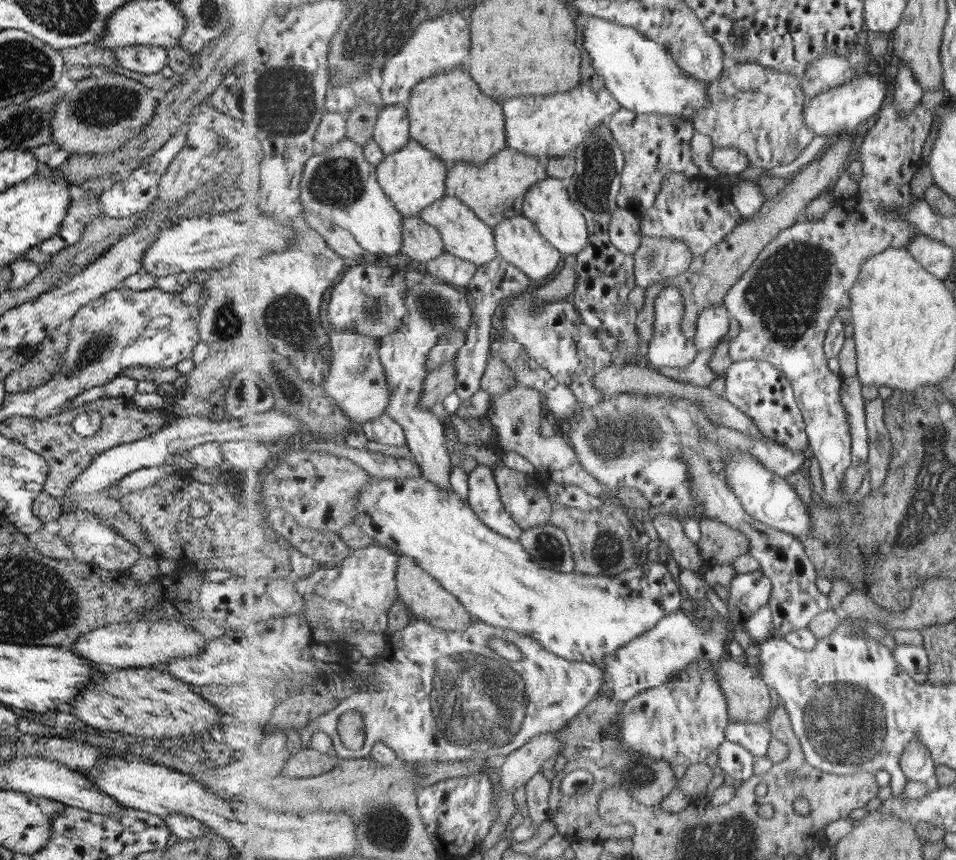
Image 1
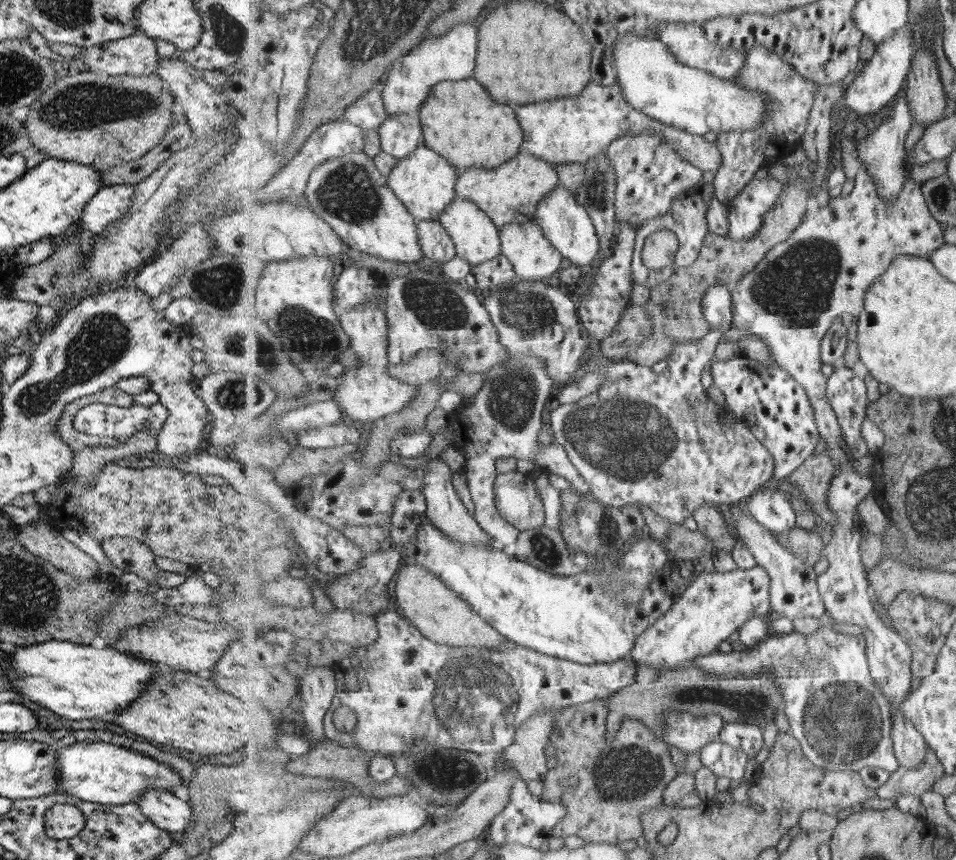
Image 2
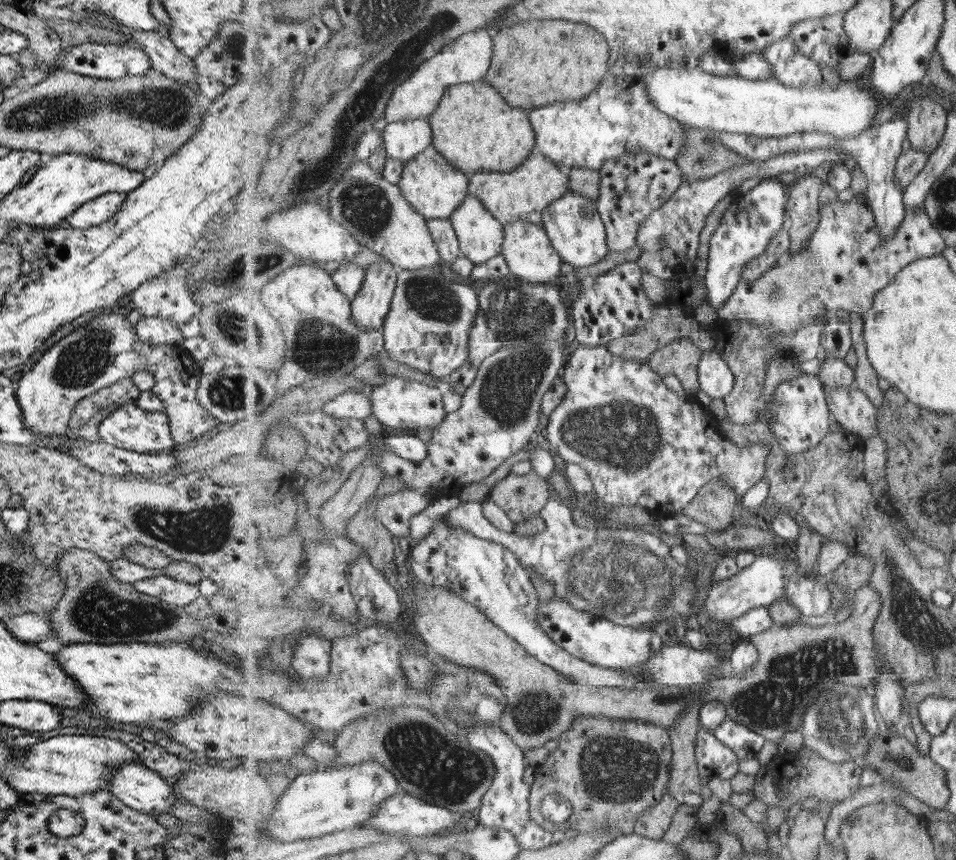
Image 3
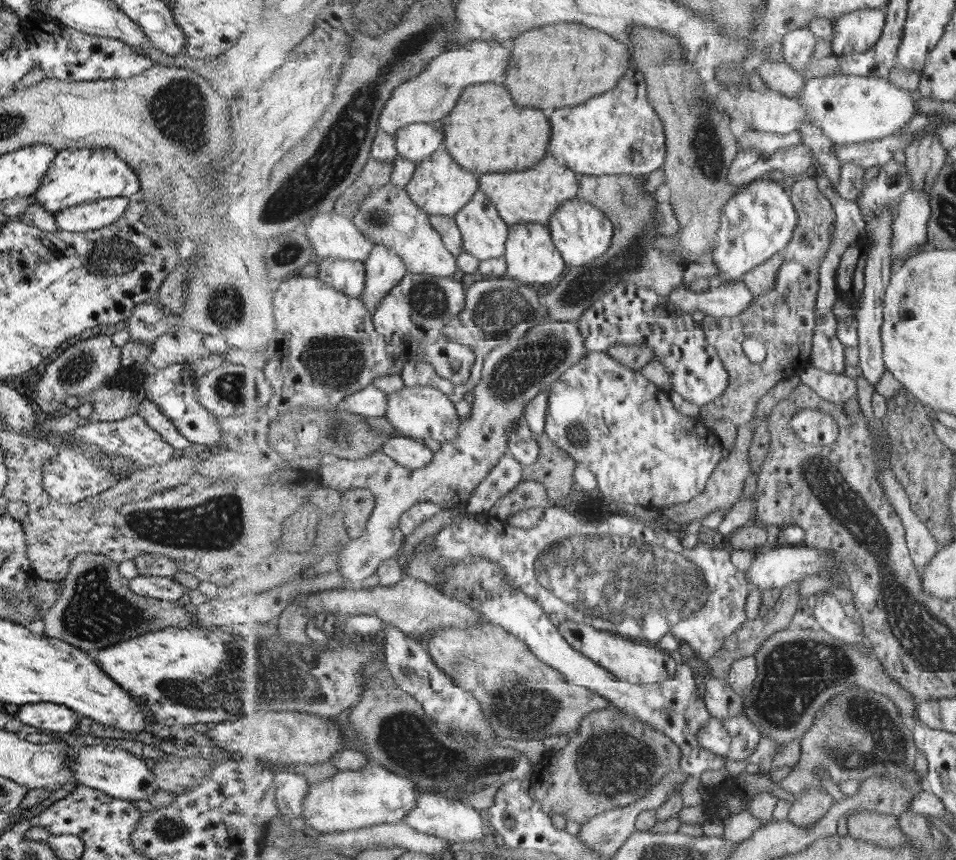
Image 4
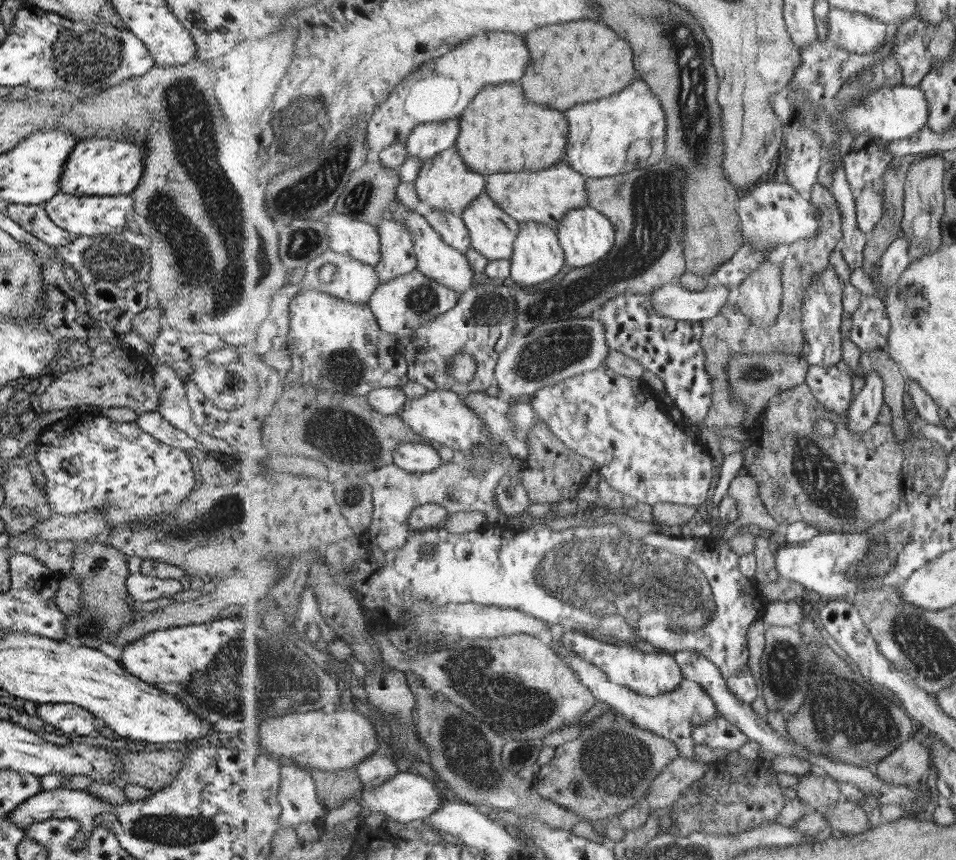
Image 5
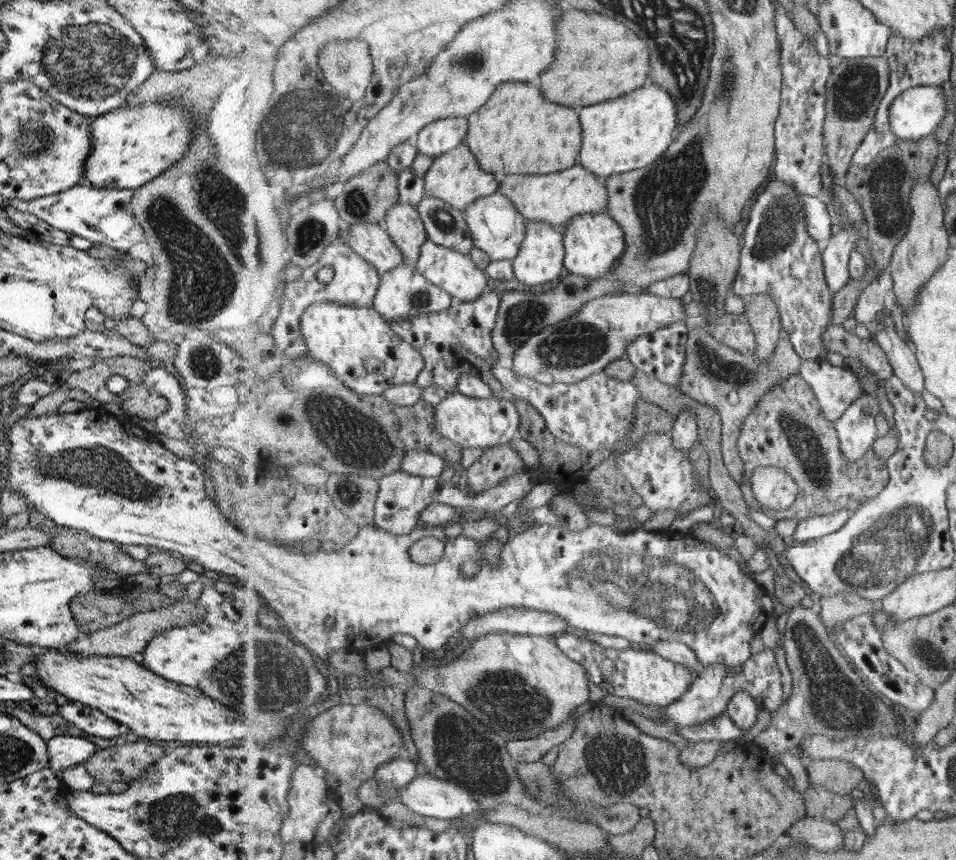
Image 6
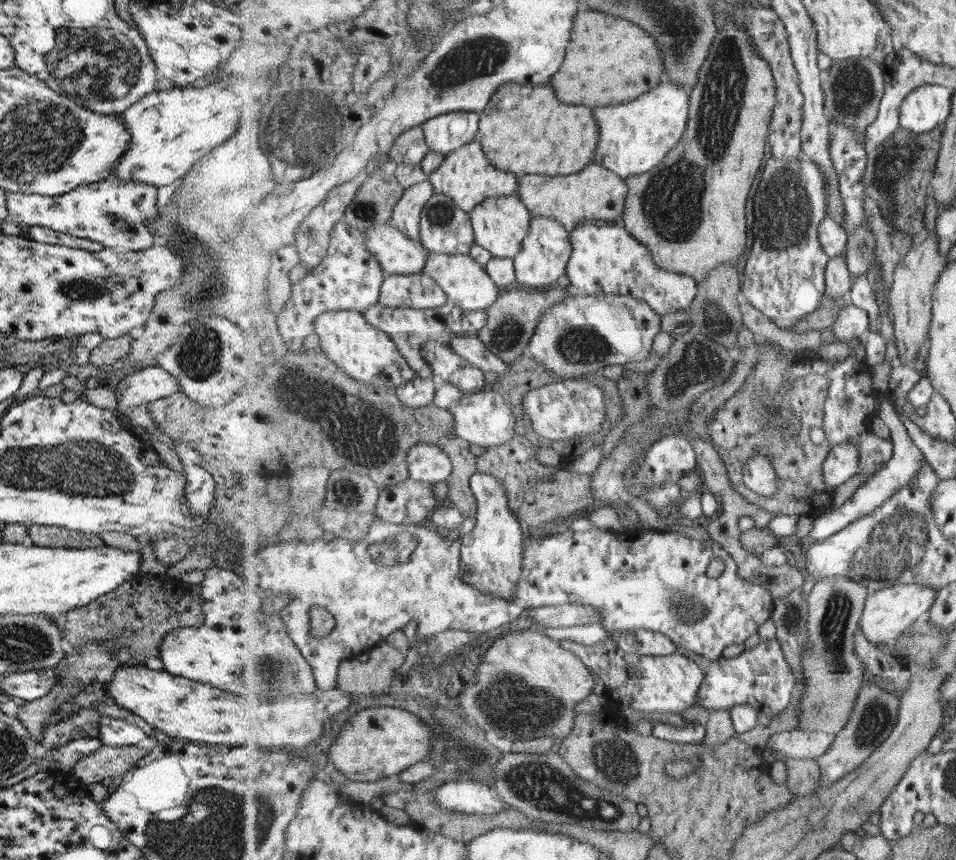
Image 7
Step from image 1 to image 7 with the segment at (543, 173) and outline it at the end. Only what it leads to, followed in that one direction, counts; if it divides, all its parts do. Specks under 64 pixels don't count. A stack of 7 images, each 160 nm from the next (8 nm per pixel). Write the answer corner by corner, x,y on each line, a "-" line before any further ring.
593,162
585,170
568,176
521,175
517,195
533,217
549,217
572,233
586,220
622,223
628,186
627,180
617,173

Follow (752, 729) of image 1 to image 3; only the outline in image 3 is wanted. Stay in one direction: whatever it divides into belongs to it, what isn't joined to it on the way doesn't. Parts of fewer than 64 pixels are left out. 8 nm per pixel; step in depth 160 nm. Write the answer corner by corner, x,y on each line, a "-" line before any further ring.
731,718
726,719
713,734
730,746
740,759
757,757
767,742
763,735
757,734
751,728
741,725

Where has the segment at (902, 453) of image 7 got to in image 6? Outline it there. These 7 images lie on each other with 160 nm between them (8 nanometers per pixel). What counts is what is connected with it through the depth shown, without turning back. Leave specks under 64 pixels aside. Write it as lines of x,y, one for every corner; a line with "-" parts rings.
843,508
835,513
825,516
814,516
798,522
793,533
796,543
804,543
813,539
821,538
838,530
841,530
851,518
852,513
848,508

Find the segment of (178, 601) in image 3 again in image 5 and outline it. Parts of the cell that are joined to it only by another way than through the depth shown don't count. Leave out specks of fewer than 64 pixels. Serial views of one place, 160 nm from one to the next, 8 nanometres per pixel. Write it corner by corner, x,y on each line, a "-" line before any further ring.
137,572
126,577
125,587
129,598
142,603
161,599
162,597
170,598
185,587
185,581
152,578

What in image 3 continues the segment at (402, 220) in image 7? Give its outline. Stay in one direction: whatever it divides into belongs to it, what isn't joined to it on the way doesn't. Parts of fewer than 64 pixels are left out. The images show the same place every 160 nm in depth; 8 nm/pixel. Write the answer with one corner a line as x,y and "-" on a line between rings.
388,259
372,264
363,288
352,300
354,321
365,331
379,333
389,314
397,286
399,268

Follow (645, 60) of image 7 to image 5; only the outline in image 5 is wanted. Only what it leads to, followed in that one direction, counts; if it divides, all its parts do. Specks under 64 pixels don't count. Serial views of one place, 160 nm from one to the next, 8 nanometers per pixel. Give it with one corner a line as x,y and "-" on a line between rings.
581,18
569,23
547,25
541,27
541,30
526,33
531,54
537,52
537,60
533,54
533,62
529,63
527,74
519,80
525,88
527,100
565,110
581,102
621,92
635,80
633,76
638,72
633,66
633,48
625,42
626,39
621,40
617,34
587,34
587,23
589,18

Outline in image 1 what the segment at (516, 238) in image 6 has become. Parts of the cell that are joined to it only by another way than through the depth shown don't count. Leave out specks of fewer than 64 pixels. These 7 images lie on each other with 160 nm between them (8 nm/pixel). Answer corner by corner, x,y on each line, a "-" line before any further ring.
445,195
436,203
424,208
419,216
425,222
439,229
448,253
464,258
466,261
476,265
487,264
499,256
496,248
494,227
481,220
481,217
477,216
476,212
459,198

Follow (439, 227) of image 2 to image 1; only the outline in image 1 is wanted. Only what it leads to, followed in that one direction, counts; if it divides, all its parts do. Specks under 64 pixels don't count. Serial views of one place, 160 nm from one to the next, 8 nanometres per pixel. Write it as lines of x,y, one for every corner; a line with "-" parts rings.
421,216
404,219
403,235
403,253
414,263
424,265
447,252
439,229
425,222

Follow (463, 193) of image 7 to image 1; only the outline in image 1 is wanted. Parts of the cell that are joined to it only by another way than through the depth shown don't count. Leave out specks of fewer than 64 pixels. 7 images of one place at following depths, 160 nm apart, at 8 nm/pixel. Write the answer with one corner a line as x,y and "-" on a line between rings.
411,139
403,150
384,157
383,162
376,166
377,179
405,218
419,216
424,208
431,206
446,195
450,165
436,153
424,148
418,141

